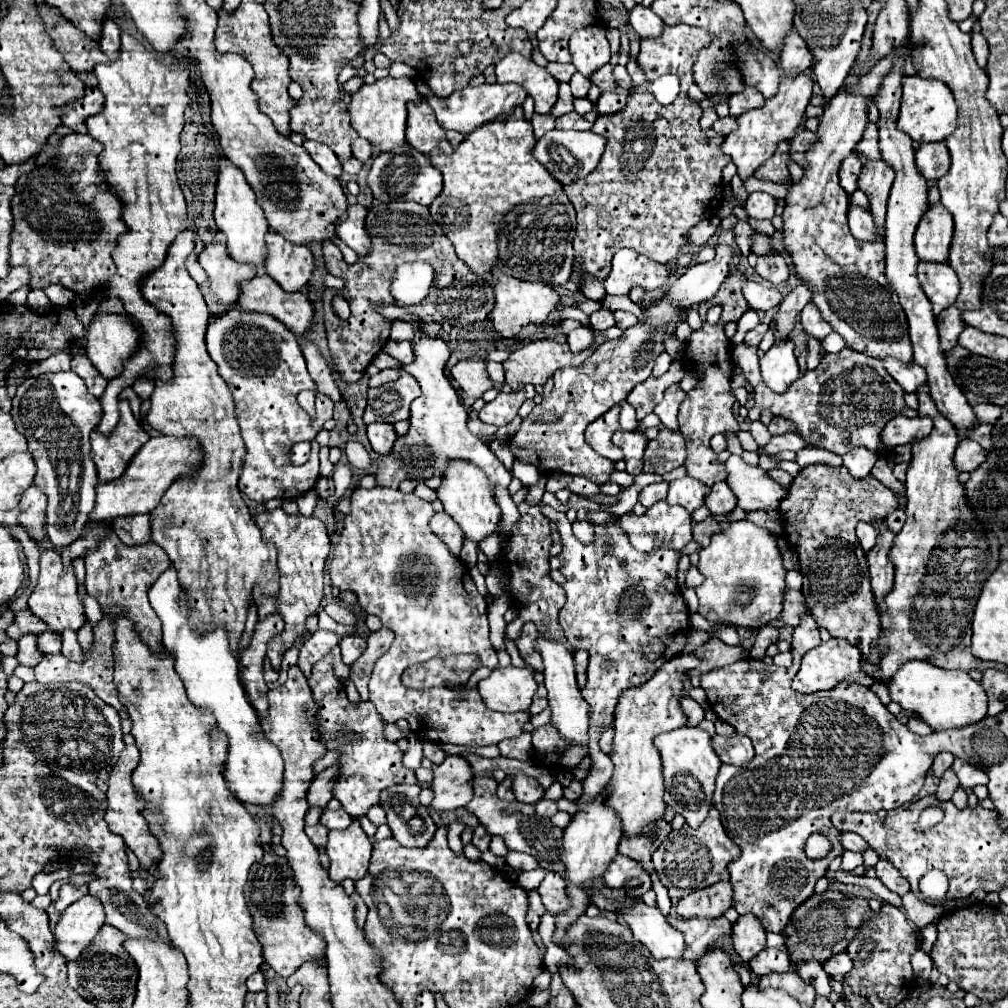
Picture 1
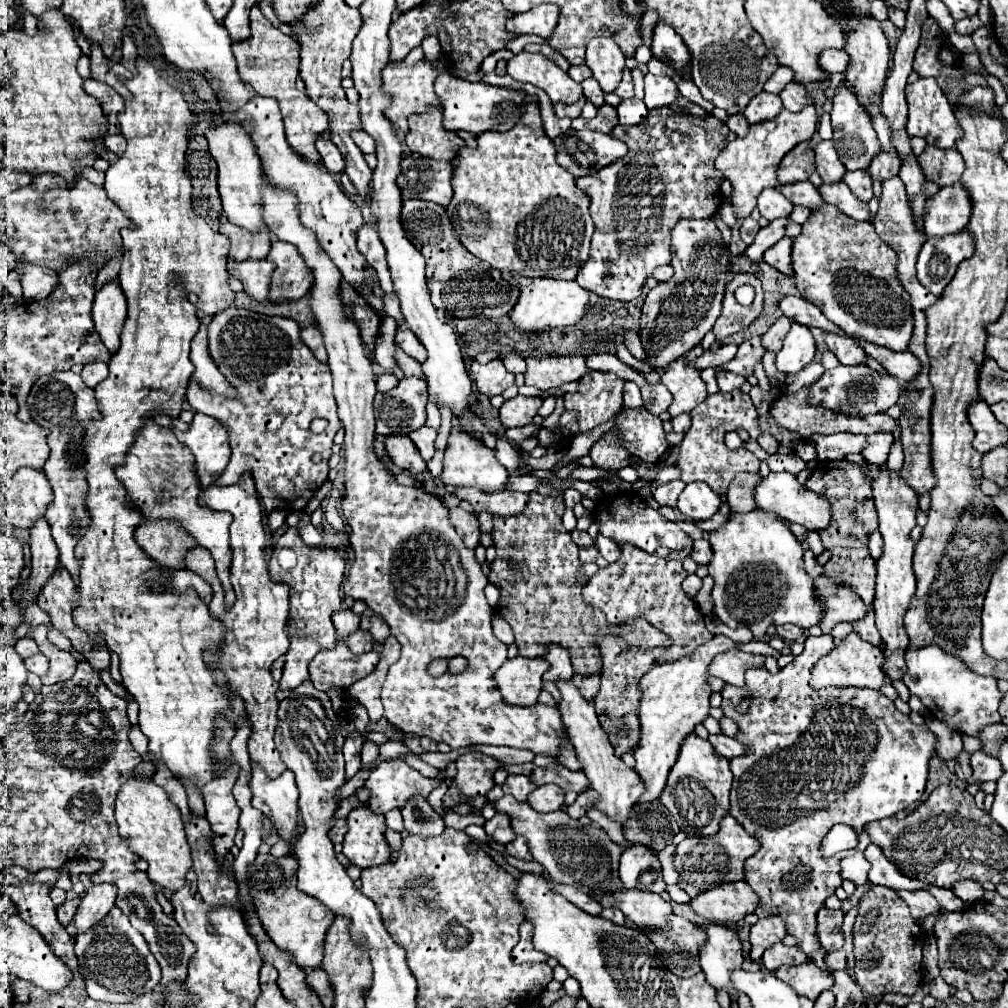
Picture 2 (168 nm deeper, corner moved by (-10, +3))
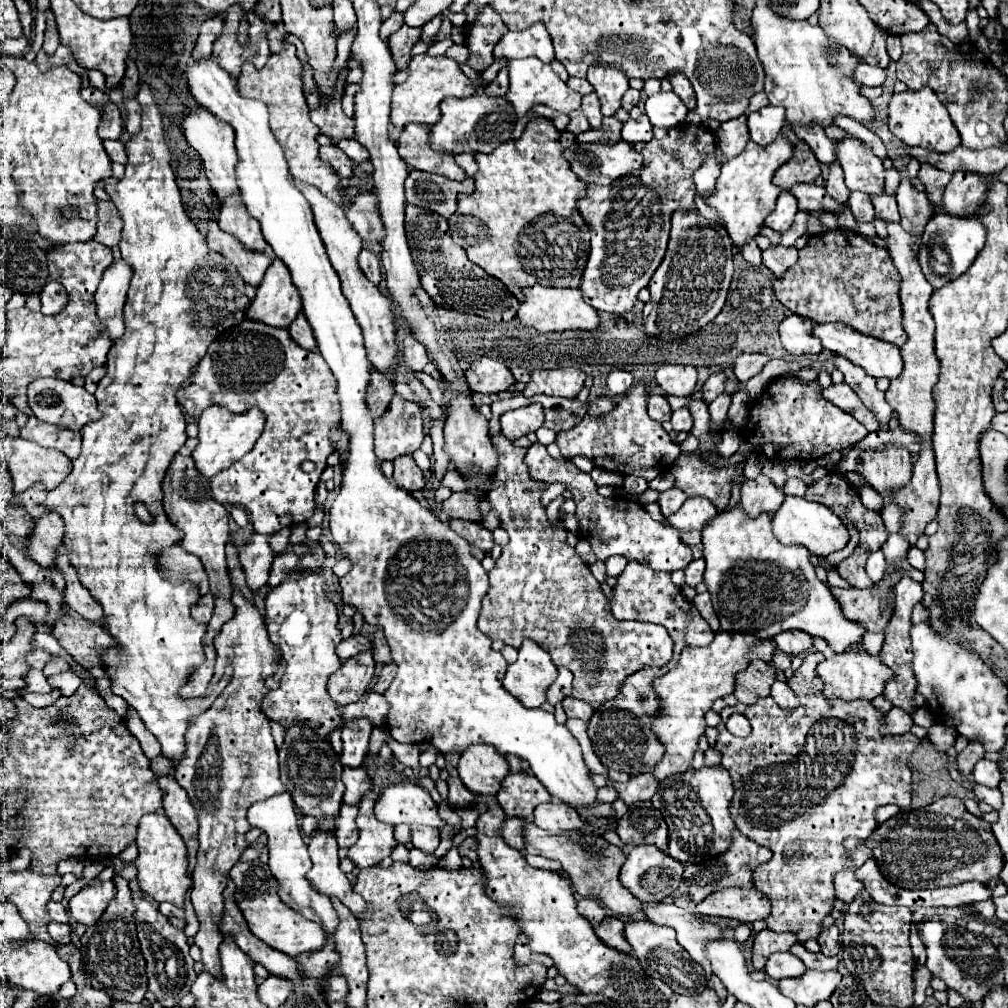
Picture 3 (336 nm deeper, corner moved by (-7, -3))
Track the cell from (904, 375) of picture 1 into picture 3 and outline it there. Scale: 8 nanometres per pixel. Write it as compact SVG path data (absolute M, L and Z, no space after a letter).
M833 322L833 324L817 324L813 328L815 336L821 340L823 348L833 352L833 354L841 354L845 356L847 360L851 360L853 364L861 366L867 374L875 376L875 378L889 378L889 380L895 380L901 370L903 370L903 358L901 358L901 352L897 346L893 344L887 344L883 340L875 340L871 336L865 336L865 334L859 334L857 330L851 330L849 326L841 324L841 322Z

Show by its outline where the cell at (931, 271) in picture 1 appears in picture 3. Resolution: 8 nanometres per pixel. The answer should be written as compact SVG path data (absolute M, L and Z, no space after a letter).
M939 212L927 222L921 240L923 242L919 246L919 262L921 262L923 274L933 288L941 288L947 282L959 278L973 264L975 256L985 244L985 228L975 216L955 218L955 216Z

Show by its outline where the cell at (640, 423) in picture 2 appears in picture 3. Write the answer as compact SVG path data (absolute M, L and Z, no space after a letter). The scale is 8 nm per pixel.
M637 384L633 390L629 390L617 402L615 410L609 412L607 416L603 416L603 418L585 416L571 430L557 432L555 442L561 448L561 454L565 458L583 454L599 468L613 470L619 474L635 474L635 476L643 476L647 480L655 478L651 470L655 466L673 464L675 458L681 454L681 446L671 442L669 434L661 428L661 424L647 416L647 396L649 394L647 394L645 386Z

